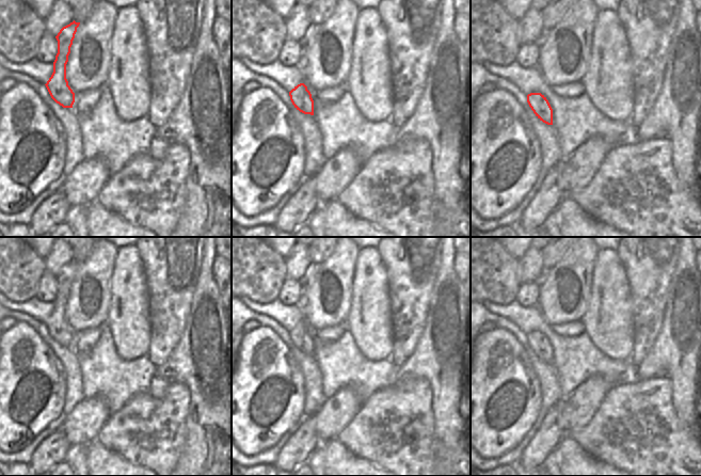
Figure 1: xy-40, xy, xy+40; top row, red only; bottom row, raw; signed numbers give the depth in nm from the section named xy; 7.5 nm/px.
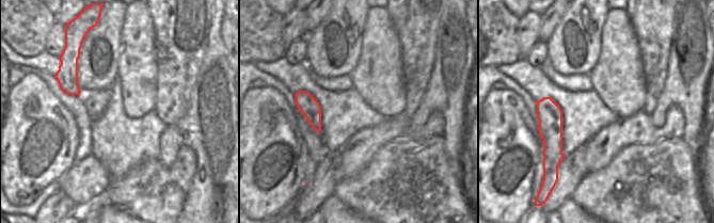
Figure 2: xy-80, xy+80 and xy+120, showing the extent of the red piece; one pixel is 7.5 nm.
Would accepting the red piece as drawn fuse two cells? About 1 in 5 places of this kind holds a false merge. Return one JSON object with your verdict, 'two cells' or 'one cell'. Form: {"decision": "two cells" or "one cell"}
{"decision": "one cell"}

